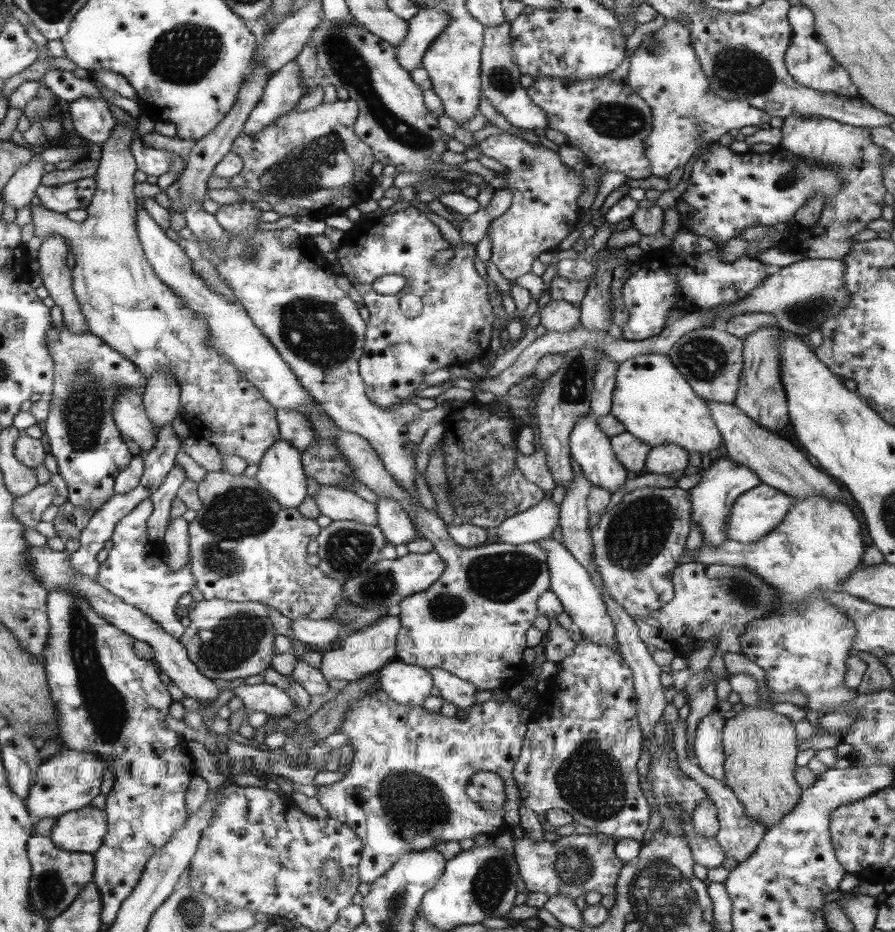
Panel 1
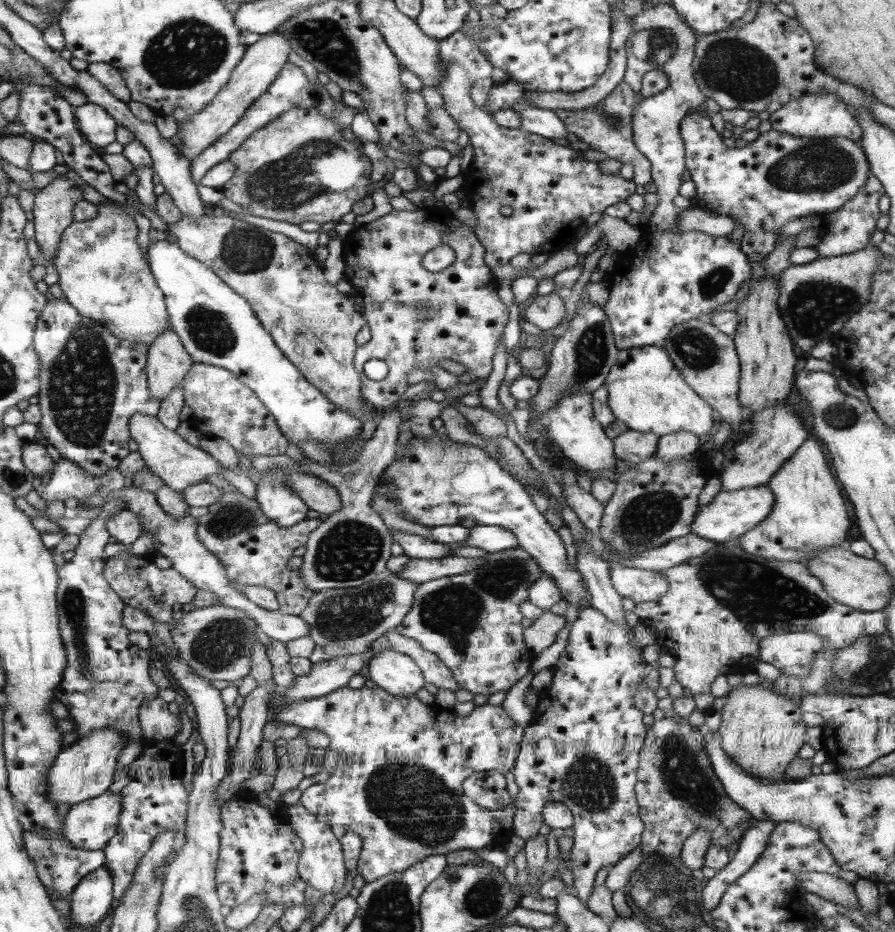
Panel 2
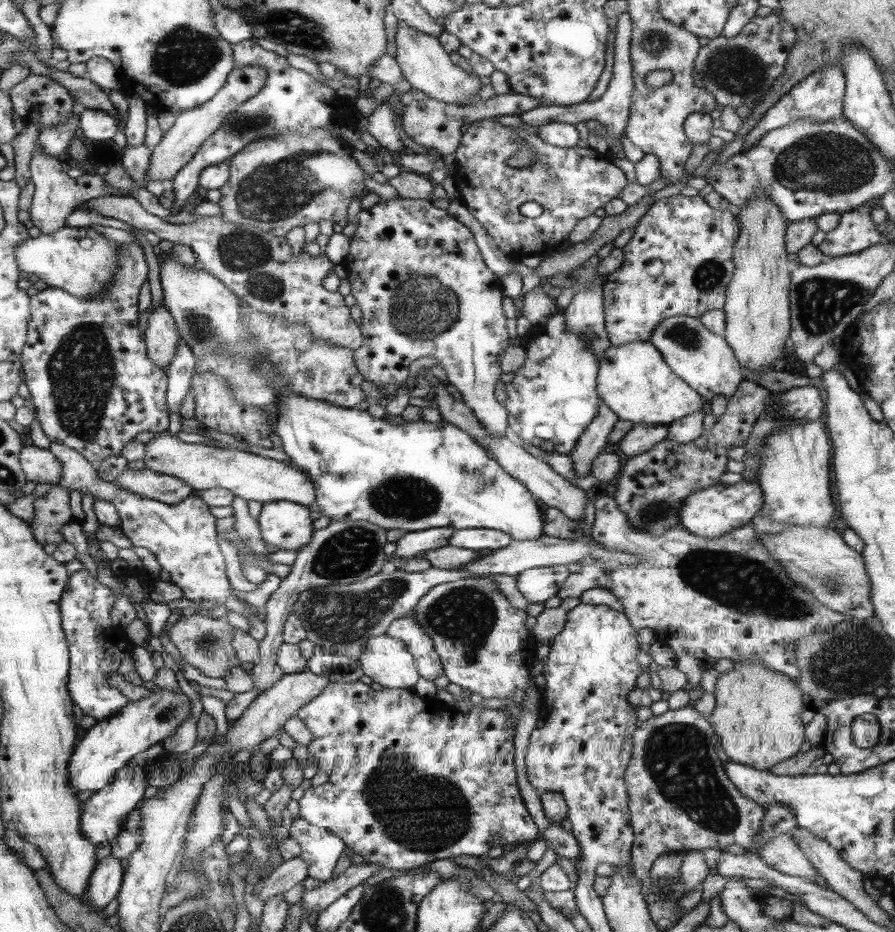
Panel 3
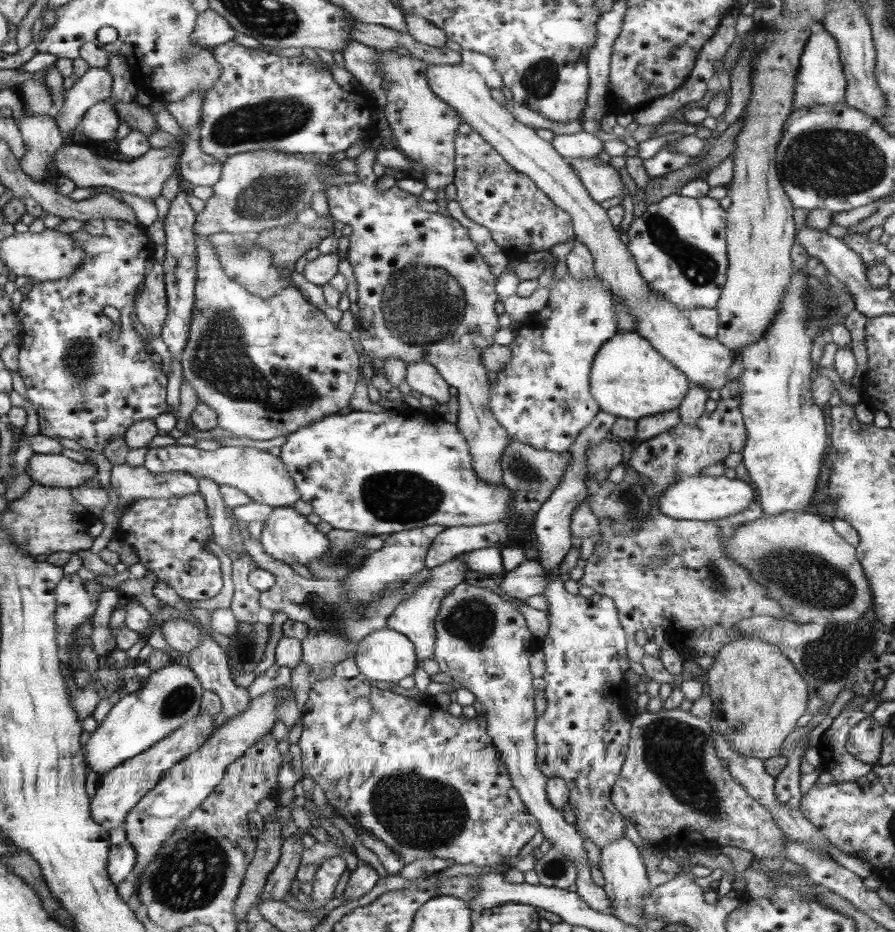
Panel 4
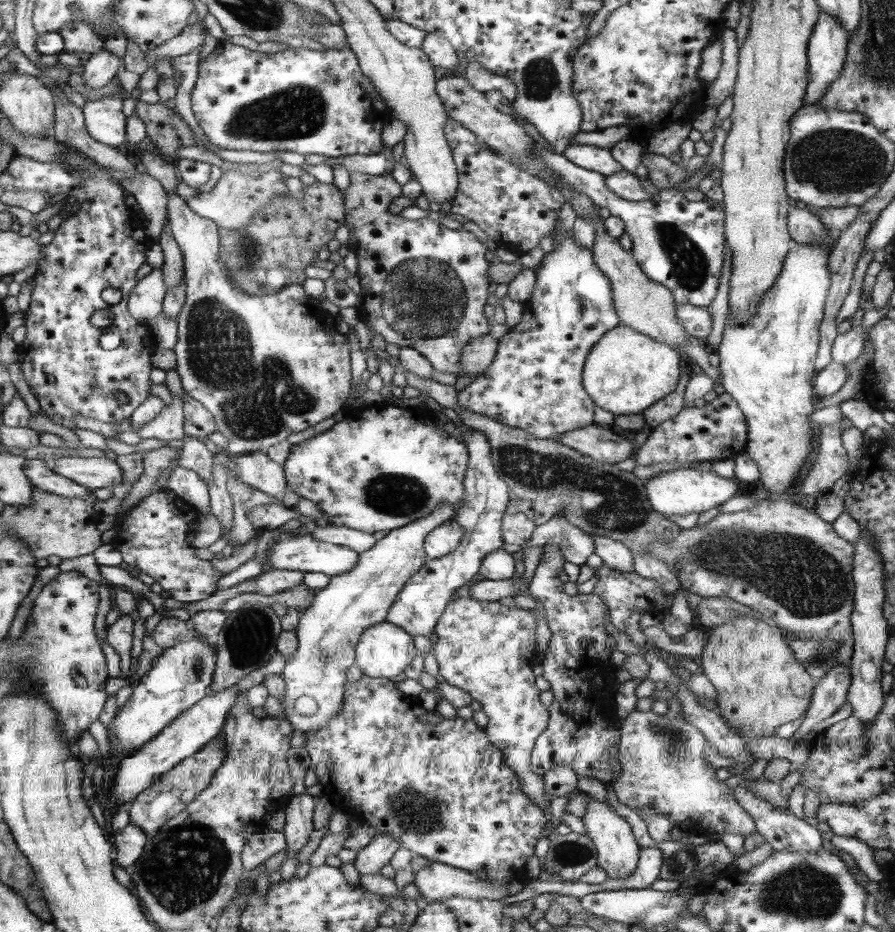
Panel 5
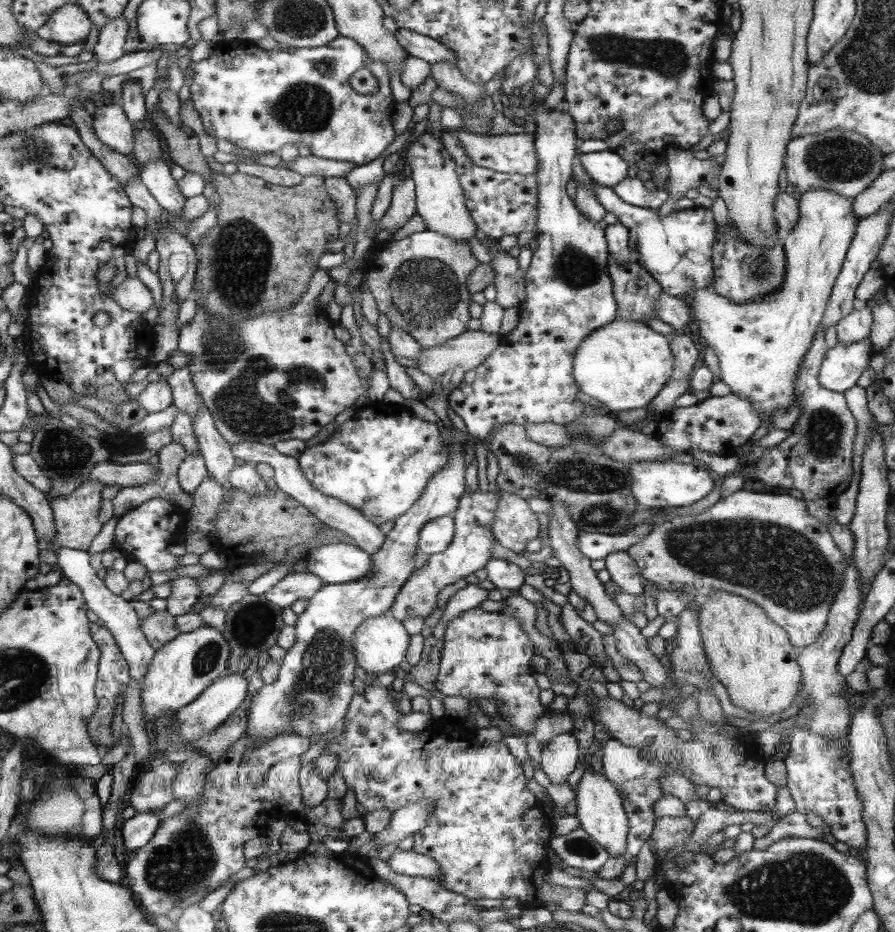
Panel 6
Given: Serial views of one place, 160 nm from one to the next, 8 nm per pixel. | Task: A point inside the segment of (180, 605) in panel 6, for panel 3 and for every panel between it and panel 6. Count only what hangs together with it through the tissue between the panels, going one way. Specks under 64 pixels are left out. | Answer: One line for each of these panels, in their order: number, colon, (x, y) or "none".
3: (184, 539)
4: (171, 536)
5: (153, 536)

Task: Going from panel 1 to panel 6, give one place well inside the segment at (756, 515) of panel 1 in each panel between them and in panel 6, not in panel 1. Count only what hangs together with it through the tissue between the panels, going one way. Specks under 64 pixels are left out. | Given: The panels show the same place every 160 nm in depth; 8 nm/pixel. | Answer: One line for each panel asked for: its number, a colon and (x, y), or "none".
2: (729, 515)
3: (710, 513)
4: (704, 498)
5: (682, 491)
6: (655, 484)

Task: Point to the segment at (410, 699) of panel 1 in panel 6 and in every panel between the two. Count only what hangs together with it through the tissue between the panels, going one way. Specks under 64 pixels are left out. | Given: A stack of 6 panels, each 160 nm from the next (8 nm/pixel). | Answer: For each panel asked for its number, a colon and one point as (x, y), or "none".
2: (399, 674)
3: (387, 660)
4: (386, 655)
5: (385, 650)
6: (380, 643)

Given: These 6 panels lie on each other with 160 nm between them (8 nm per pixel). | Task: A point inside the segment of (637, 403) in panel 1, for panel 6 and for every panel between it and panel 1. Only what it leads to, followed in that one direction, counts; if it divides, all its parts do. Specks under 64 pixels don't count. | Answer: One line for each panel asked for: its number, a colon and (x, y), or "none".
2: (647, 393)
3: (634, 380)
4: (630, 379)
5: (626, 372)
6: (625, 364)

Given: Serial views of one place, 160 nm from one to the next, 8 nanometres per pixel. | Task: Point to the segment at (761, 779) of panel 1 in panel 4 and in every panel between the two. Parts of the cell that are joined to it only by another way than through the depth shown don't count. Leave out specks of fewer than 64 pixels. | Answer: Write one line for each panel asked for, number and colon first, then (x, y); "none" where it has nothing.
2: (761, 731)
3: (757, 717)
4: (750, 682)

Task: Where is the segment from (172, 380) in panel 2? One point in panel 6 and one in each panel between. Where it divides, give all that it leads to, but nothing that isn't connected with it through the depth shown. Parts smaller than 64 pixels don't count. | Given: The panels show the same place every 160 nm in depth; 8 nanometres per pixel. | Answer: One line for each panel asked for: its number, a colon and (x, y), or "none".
3: (162, 336)
4: (152, 305)
5: (146, 301)
6: (133, 295)

